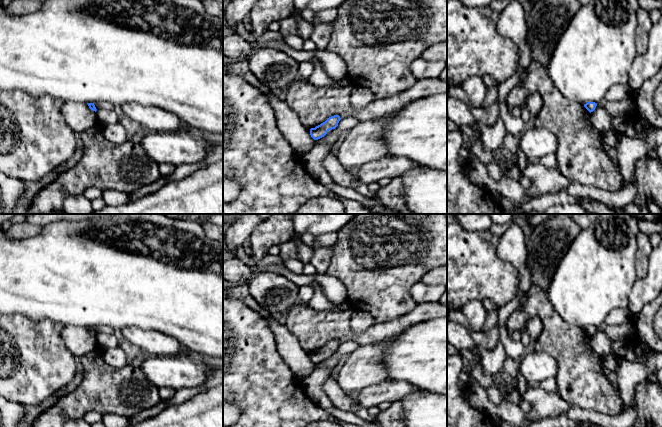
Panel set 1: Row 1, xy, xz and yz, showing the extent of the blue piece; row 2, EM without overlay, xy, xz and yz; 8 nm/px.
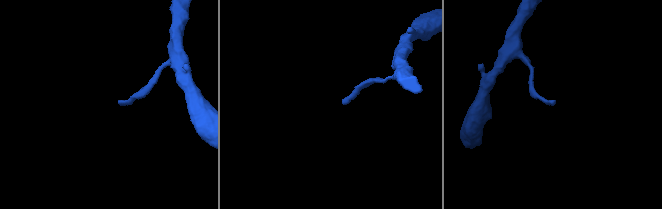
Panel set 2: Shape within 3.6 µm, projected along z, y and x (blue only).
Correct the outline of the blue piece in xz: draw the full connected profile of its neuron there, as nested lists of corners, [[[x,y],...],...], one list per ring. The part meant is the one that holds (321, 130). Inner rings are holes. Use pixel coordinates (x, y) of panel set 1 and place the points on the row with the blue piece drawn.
[[[339,115],[329,117],[325,122],[310,129],[310,135],[314,140],[324,137],[329,130],[335,129],[341,120]]]

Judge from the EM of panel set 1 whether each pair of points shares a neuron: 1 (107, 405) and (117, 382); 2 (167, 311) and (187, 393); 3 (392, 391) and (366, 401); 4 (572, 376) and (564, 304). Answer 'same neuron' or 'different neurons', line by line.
1: same neuron
2: different neurons
3: same neuron
4: different neurons

